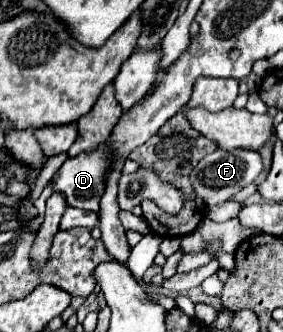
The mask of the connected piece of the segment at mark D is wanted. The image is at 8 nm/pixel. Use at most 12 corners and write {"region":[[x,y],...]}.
{"region":[[108,152],[66,160],[52,190],[72,208],[98,212]]}

